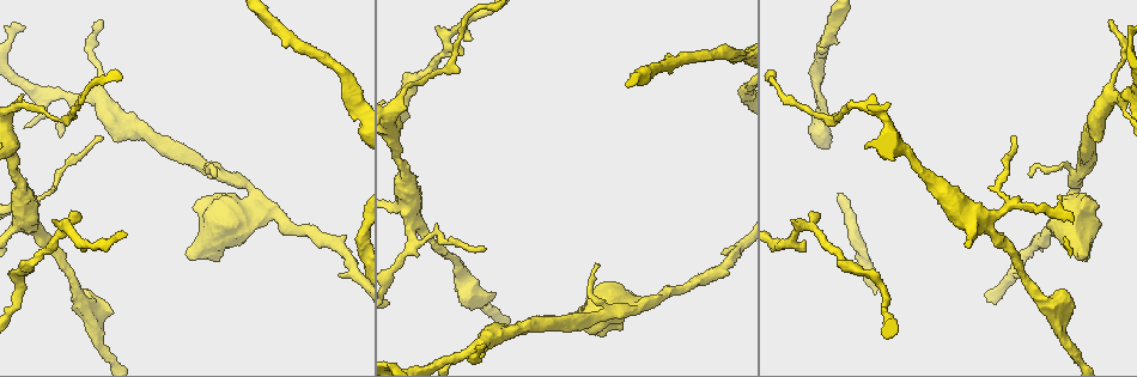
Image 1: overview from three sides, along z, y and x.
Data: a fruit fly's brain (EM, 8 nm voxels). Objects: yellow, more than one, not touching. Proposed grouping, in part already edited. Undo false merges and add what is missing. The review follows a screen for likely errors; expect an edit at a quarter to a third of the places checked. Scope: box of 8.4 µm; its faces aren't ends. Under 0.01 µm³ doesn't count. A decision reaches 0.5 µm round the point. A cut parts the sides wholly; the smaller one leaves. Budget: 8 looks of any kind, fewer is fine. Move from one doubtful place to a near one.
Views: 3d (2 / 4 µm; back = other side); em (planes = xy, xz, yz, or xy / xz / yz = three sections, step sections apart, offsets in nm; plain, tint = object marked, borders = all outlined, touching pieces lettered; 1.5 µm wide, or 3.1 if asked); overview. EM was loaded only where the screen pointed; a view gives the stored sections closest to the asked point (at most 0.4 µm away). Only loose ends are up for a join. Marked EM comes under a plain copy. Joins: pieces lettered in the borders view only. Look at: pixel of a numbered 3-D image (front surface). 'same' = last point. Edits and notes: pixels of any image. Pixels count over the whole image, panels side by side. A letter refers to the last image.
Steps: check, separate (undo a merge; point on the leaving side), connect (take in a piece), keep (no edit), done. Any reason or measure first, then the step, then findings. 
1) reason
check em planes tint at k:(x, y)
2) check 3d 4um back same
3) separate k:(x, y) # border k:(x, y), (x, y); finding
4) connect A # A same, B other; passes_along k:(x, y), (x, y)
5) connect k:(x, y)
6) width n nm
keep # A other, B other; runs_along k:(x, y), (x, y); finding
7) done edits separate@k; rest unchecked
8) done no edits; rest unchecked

an open end
check 3d 4um at 1:(80, 214)

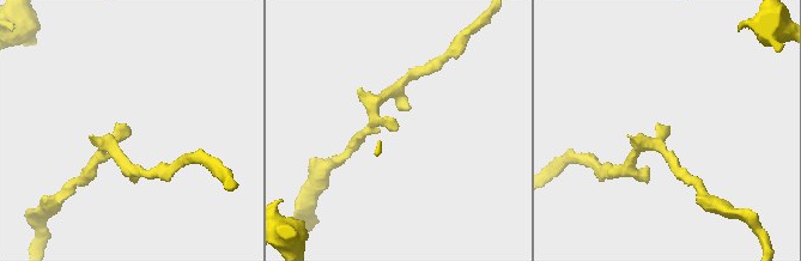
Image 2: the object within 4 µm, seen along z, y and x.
arm_widths 160, 190 nm
check em planes borders at 2:(131, 129)

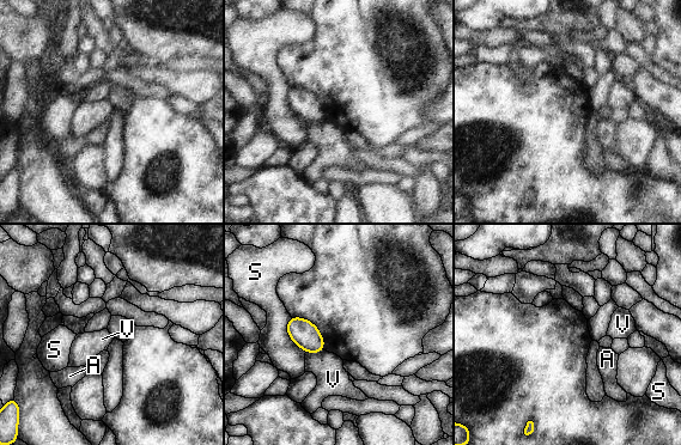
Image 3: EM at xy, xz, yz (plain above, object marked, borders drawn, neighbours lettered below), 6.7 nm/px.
keep # A other, S other, V other; no lettered piece goes on from it

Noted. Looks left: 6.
branch stops here
check 3d 2um at 1:(1032, 177)

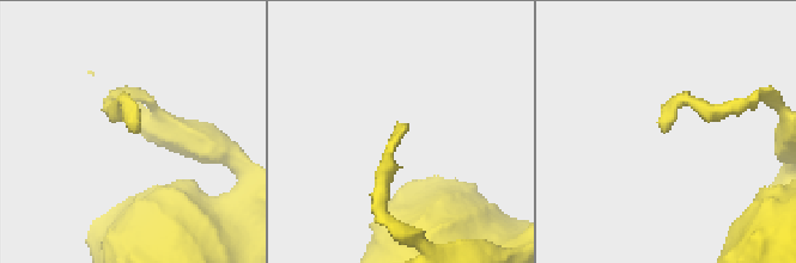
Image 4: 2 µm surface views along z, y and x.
check em planes tint at 4:(666, 132)

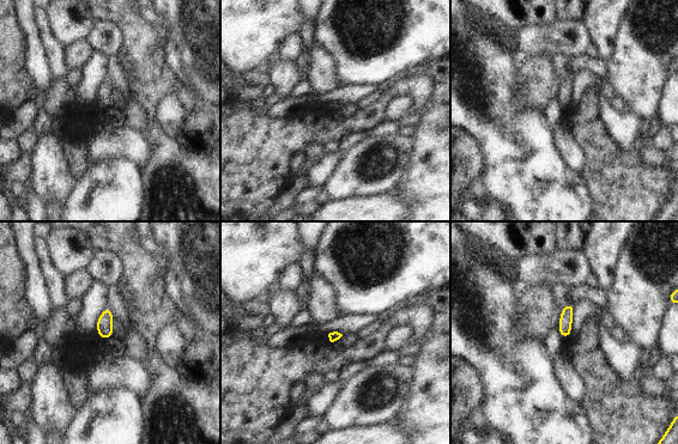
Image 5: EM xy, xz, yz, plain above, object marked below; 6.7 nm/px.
check em planes borders same

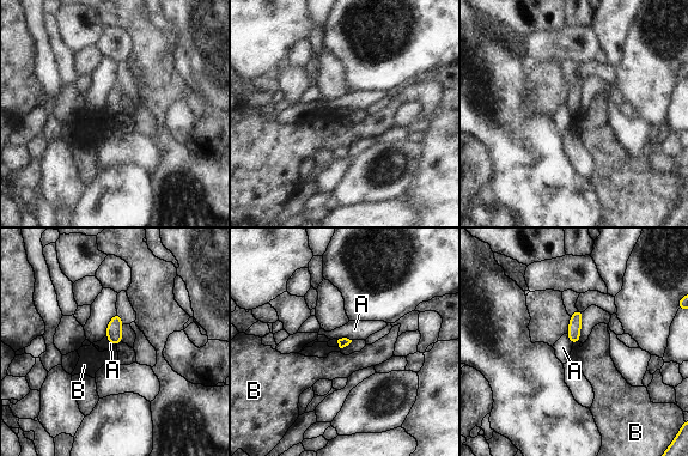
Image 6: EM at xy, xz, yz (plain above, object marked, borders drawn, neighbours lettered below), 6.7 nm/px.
longest_contact A 100 nm
keep # A other, B other; border 6:(578, 341), (573, 345); no lettered piece goes on from it

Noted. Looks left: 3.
branch stops here
check em planes tint at 1:(481, 343)

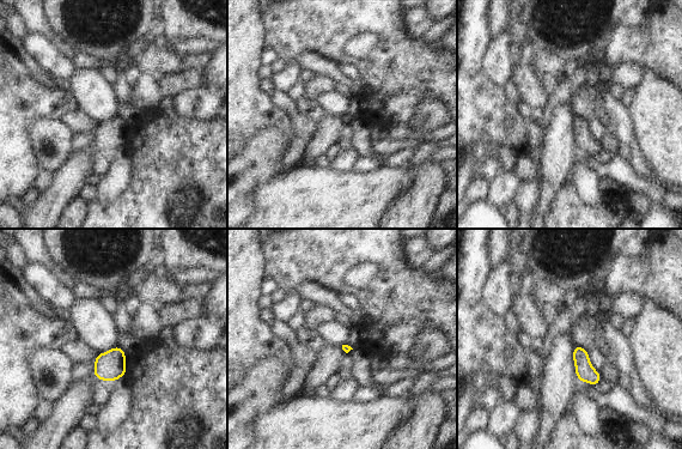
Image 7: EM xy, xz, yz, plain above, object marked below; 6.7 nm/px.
what lies round it
check em planes borders same

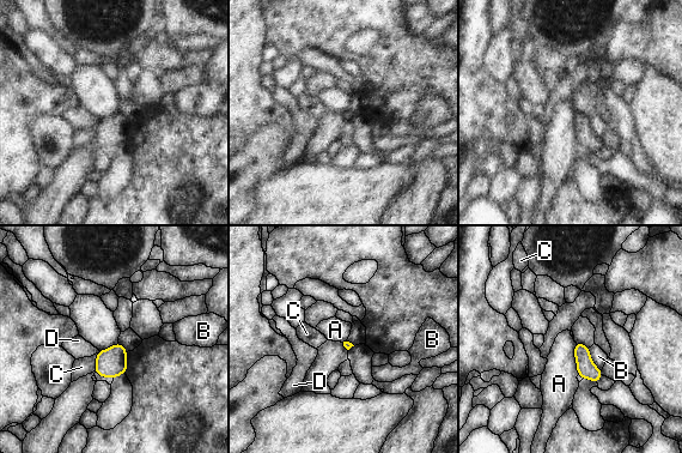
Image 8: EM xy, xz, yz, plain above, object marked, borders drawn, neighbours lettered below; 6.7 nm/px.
keep # A other, B other, C other, D other; border 8:(573, 342), (573, 357), (578, 374); none of them fits

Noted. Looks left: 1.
done no edits; rest unchecked

